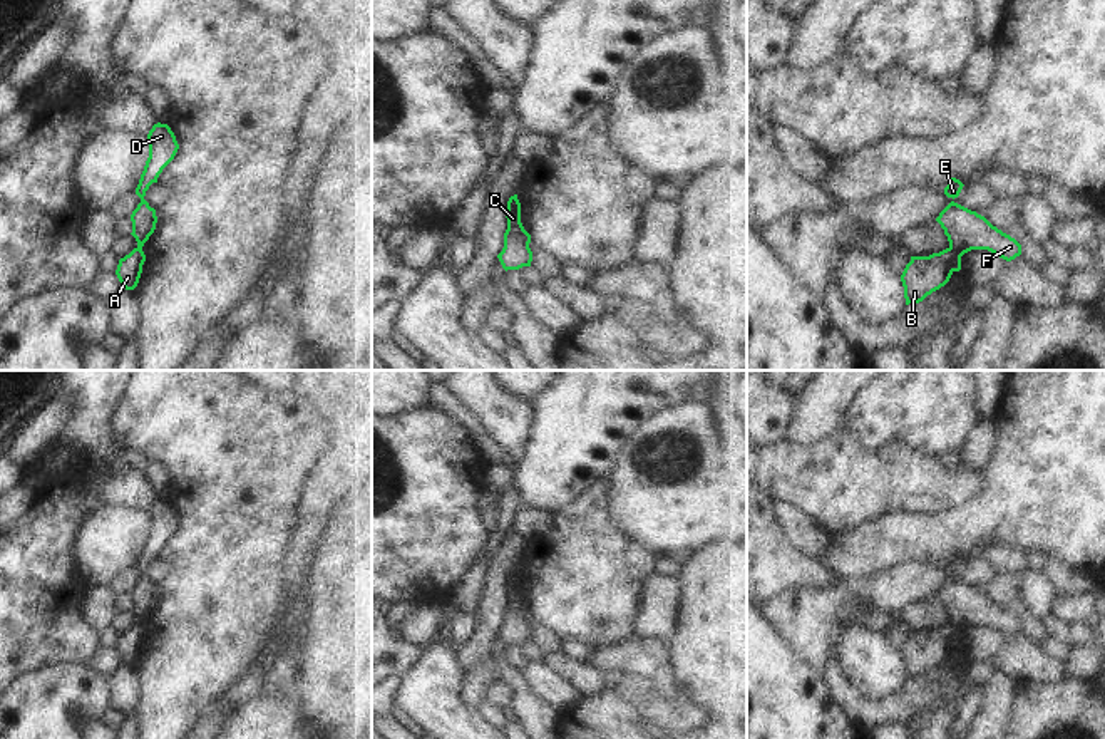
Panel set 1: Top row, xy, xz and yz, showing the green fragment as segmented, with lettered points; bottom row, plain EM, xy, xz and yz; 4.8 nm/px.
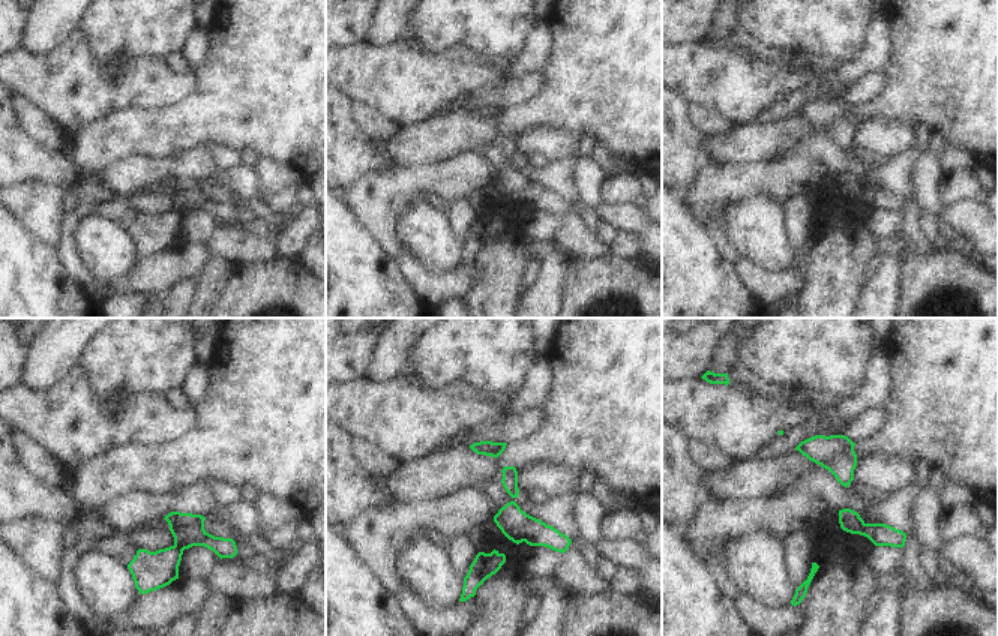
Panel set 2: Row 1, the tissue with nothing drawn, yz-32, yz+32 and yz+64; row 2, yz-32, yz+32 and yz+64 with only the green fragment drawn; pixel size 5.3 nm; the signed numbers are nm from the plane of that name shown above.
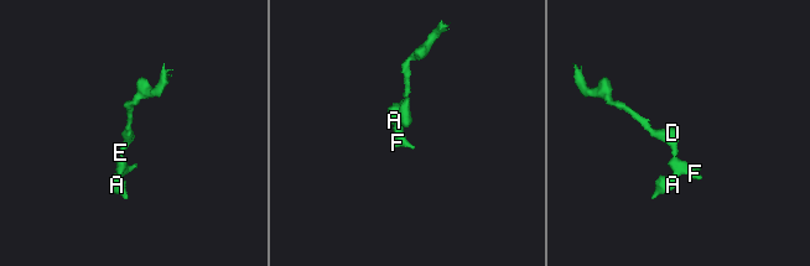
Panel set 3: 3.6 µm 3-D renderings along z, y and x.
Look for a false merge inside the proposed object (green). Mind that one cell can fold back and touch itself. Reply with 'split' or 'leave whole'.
split

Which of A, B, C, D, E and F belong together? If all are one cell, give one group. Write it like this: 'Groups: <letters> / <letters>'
Groups: A B / C D E F.

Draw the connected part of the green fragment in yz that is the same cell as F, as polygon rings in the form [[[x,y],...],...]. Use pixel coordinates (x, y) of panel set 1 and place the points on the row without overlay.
[[[951,576],[936,593],[949,617],[949,625],[961,632],[971,625],[988,625],[1011,637],[1021,630],[1021,620],[993,602],[984,592]]]

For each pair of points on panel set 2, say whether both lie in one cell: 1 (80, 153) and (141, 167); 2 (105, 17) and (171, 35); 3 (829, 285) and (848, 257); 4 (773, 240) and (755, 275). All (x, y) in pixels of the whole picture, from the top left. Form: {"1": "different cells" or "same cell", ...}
{"1": "different cells", "2": "same cell", "3": "same cell", "4": "different cells"}

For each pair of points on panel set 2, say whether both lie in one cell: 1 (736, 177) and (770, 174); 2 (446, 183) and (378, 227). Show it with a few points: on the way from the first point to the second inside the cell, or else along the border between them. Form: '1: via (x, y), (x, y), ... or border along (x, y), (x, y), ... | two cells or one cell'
1: via (745, 177), (761, 177) | one cell
2: via (426, 183), (413, 183), (389, 207) | one cell

